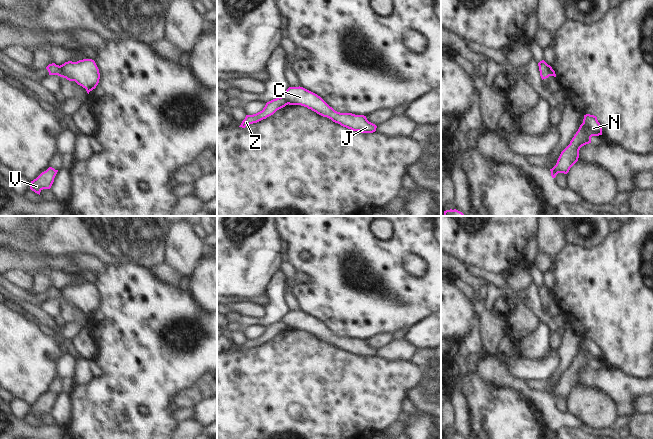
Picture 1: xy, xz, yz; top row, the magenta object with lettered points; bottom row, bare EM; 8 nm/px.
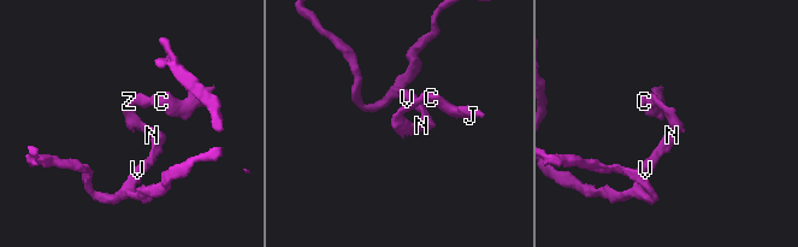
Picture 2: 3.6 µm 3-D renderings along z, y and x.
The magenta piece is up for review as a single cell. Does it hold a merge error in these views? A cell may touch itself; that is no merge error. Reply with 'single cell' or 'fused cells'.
fused cells

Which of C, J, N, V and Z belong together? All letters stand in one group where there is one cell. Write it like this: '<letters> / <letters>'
C J / N V Z

